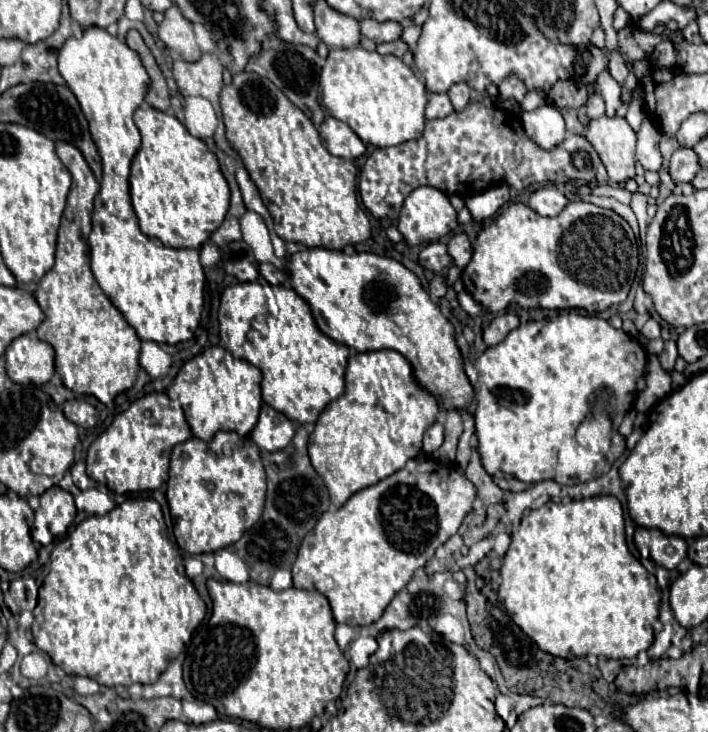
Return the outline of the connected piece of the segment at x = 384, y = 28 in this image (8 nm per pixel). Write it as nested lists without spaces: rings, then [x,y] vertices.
[[[362,18],[360,32],[374,42],[392,42],[400,38],[402,28],[398,22],[376,22],[374,18]]]

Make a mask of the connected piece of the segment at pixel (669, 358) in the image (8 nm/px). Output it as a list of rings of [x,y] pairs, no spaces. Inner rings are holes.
[[[672,340],[664,342],[664,352],[662,352],[662,356],[660,356],[660,362],[662,362],[664,370],[670,371],[674,369],[676,356],[678,356],[678,352],[676,352],[676,344],[674,344]]]

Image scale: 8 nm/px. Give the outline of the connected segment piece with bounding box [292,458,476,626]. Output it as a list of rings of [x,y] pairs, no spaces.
[[[430,458],[408,460],[402,470],[356,492],[344,506],[328,510],[320,516],[316,526],[304,536],[298,558],[292,566],[294,586],[324,594],[336,622],[348,626],[368,626],[384,614],[390,600],[410,582],[412,574],[434,556],[436,548],[458,532],[458,526],[472,510],[474,500],[476,488],[458,470],[458,466],[444,466]]]

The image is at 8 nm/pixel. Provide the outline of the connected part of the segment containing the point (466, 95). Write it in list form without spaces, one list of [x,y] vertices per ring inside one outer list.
[[[464,82],[452,84],[450,90],[448,90],[448,96],[450,96],[450,100],[452,100],[454,110],[462,110],[462,108],[468,104],[468,100],[470,100],[470,88],[468,88],[468,84],[464,84]]]

